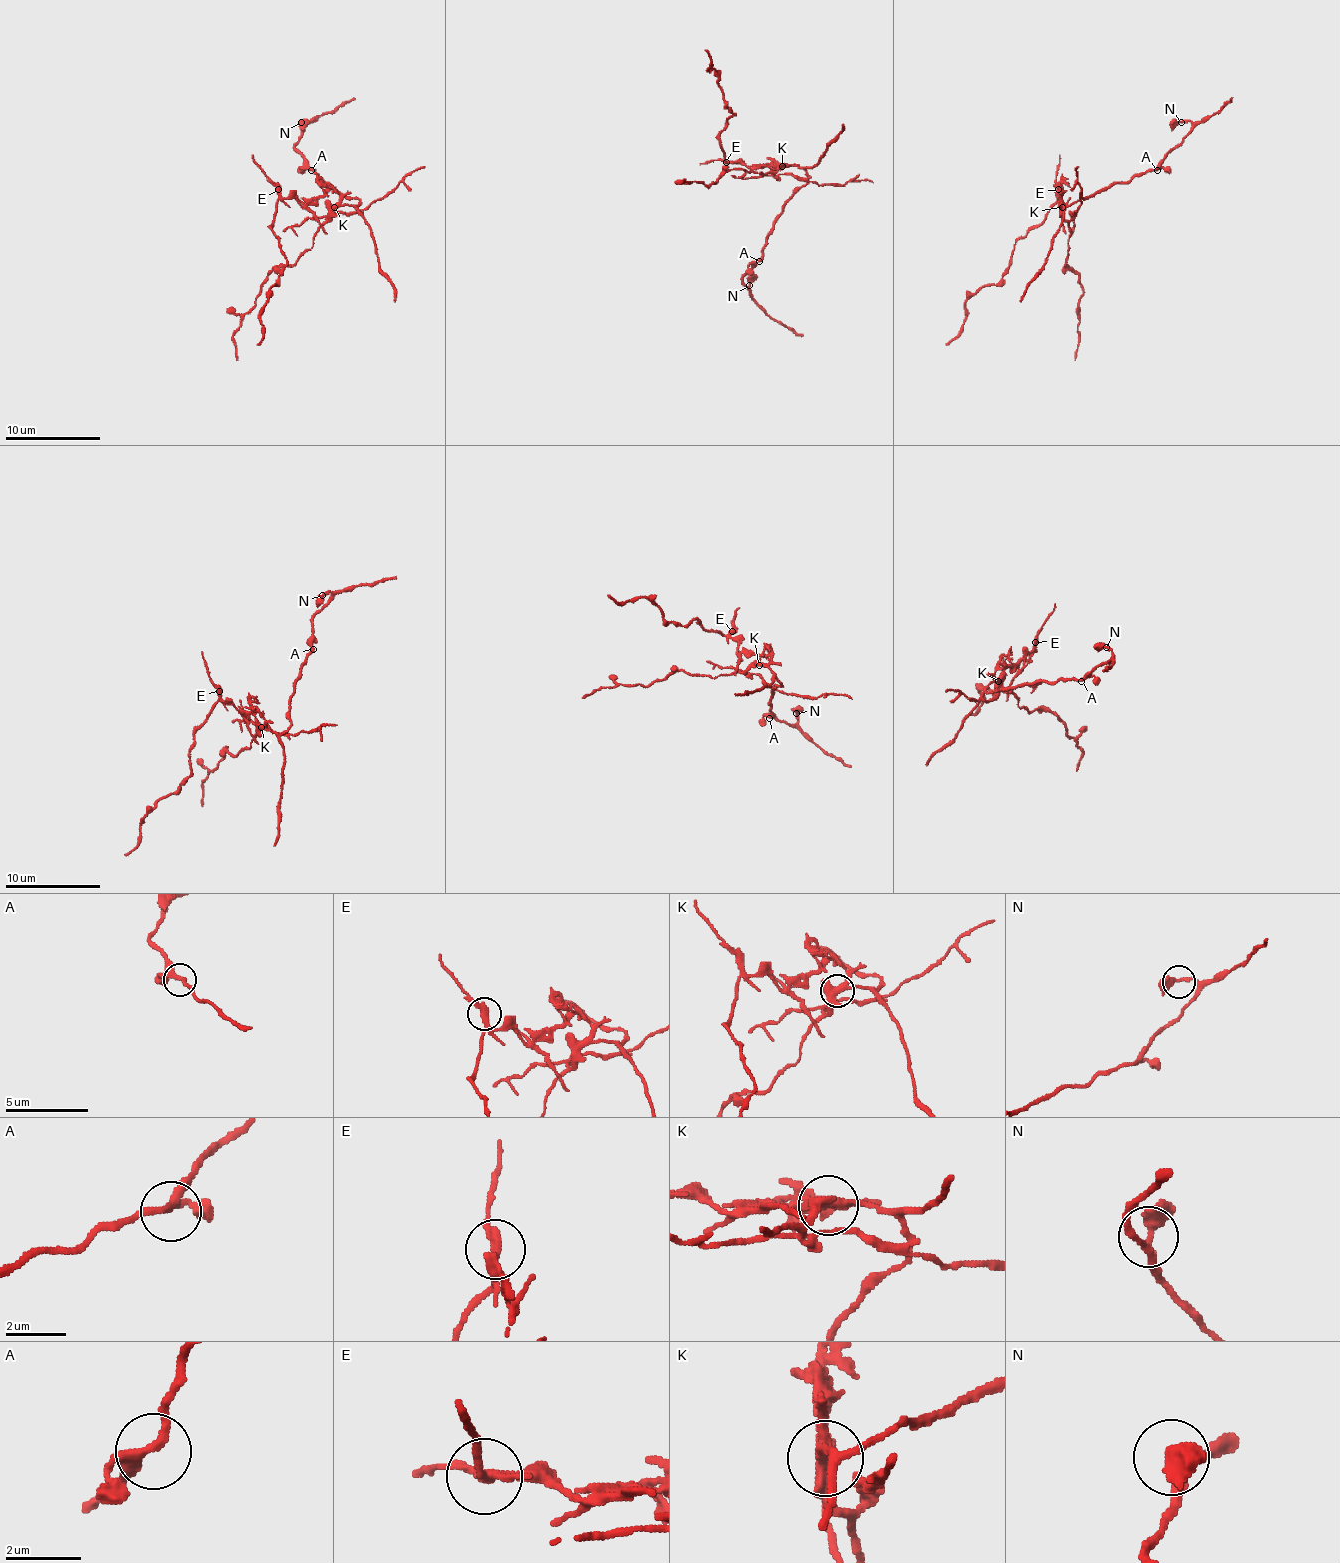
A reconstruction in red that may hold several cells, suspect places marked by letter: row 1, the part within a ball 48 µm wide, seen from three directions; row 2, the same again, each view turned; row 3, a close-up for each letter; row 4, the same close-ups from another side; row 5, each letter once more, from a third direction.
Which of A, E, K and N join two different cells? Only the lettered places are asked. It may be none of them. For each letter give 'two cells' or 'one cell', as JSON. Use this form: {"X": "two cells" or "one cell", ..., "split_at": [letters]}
{"A": "one cell", "E": "two cells", "K": "two cells", "N": "one cell", "split_at": ["E", "K"]}

